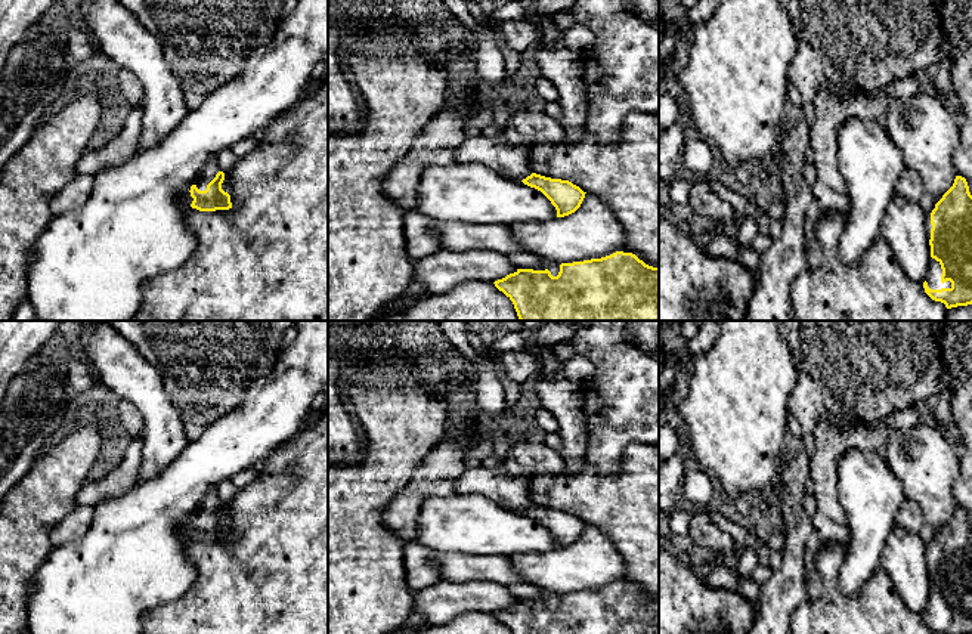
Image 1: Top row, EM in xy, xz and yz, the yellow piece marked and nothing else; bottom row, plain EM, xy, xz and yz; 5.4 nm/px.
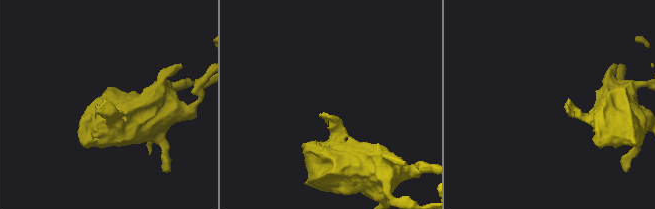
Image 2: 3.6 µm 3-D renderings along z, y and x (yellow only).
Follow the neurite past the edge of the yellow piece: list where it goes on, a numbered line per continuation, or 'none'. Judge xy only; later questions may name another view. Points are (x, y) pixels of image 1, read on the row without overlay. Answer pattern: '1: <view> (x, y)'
1: xy (210, 501)

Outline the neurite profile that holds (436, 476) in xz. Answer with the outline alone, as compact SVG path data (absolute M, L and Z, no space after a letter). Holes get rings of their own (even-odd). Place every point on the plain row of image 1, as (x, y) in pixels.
M445 437L427 454L411 482L386 507L384 526L402 544L417 539L417 520L425 500L455 494L455 483L467 470L465 460L474 446L474 439Z

